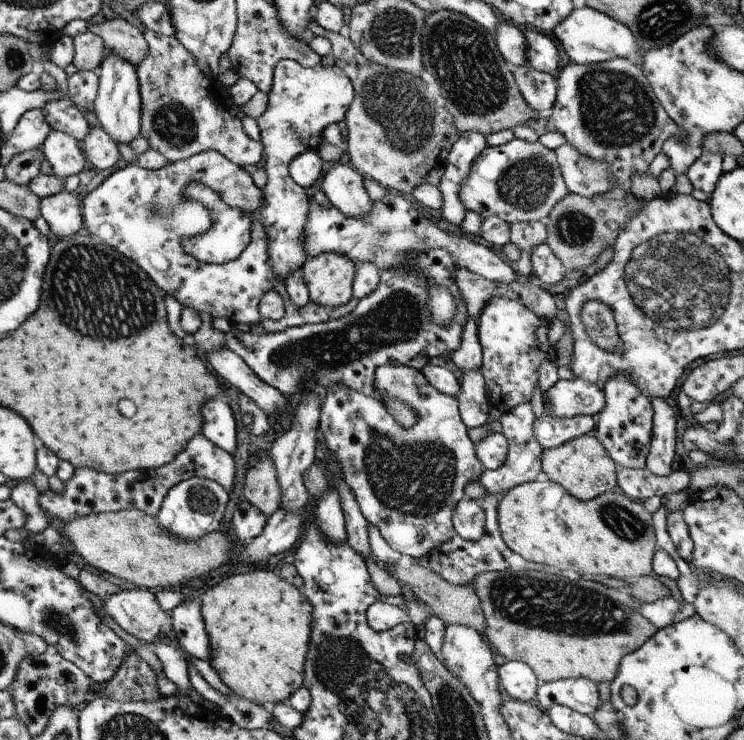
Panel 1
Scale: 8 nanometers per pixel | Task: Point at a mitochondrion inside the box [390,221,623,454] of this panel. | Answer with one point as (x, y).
(597, 318)

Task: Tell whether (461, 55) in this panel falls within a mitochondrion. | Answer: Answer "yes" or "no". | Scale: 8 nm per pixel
yes

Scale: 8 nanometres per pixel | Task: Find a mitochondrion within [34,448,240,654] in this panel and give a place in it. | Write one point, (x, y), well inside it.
(61, 622)

